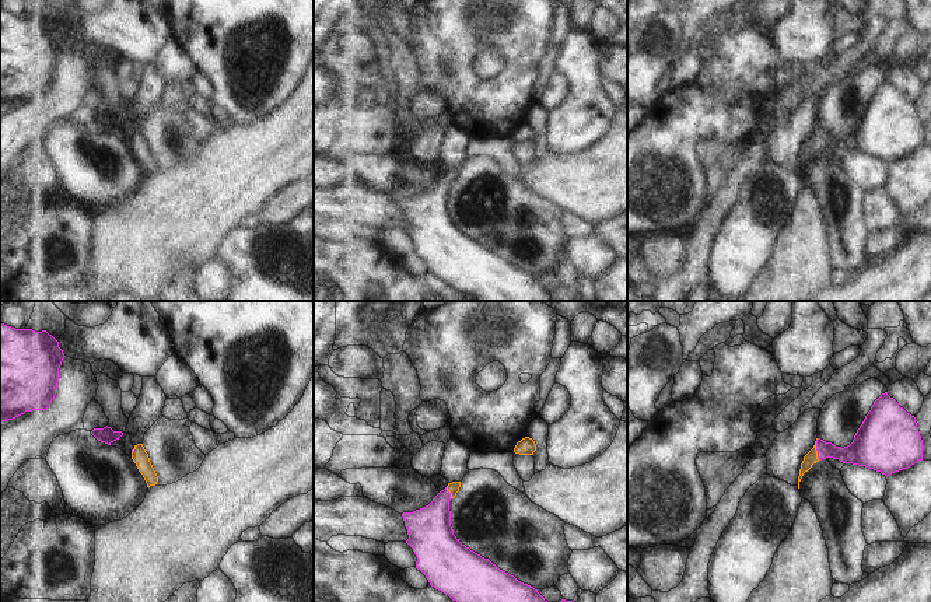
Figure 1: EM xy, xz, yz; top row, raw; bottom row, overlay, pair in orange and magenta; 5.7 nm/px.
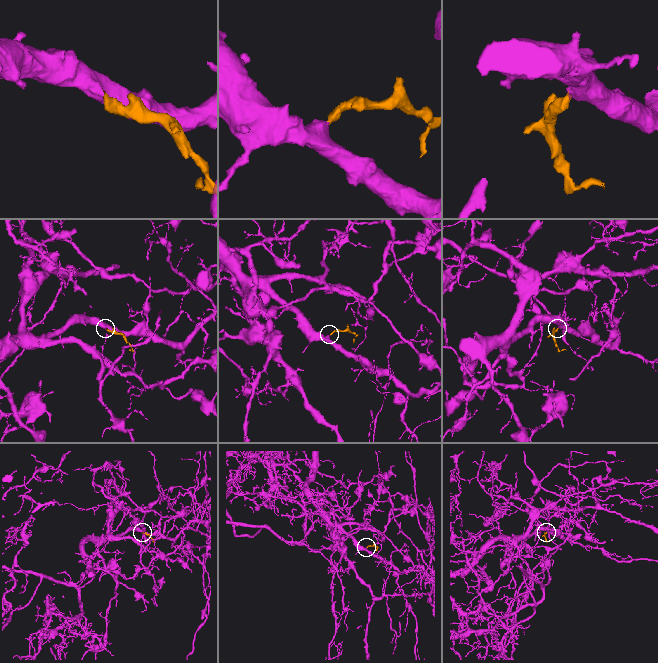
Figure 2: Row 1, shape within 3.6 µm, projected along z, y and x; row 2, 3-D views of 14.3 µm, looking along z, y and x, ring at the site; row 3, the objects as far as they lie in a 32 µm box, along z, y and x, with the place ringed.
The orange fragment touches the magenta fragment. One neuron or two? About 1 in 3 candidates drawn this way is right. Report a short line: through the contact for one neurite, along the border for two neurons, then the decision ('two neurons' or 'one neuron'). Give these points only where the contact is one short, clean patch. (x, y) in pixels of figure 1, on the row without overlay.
line yz (811, 144), (815, 136), (858, 139); one neuron

